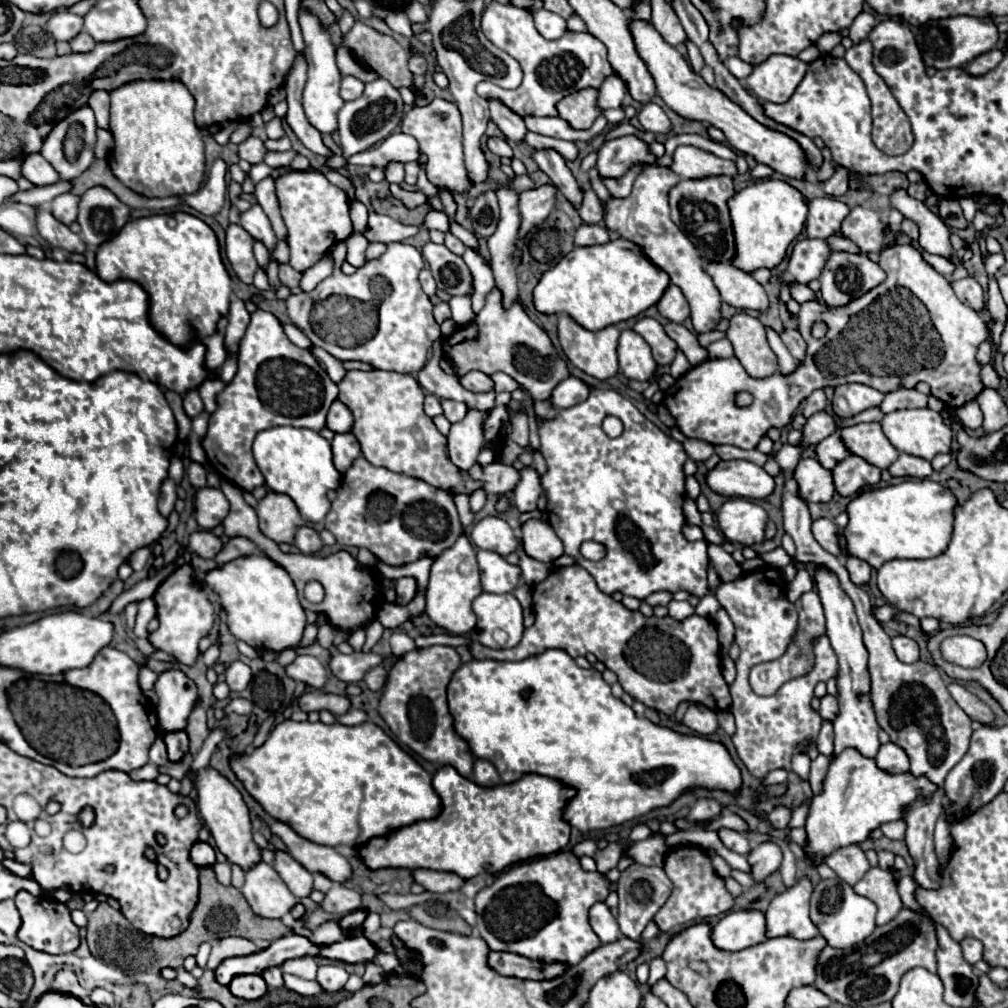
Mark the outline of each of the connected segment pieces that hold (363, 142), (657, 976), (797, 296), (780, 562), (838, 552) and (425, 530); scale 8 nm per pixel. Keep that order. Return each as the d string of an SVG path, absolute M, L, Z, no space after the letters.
M378 78L368 82L364 94L352 102L346 102L338 114L338 134L344 158L364 152L370 146L388 138L392 132L396 132L402 122L402 114L404 114L404 102L400 98L400 92L388 80Z
M658 956L658 958L654 958L652 962L650 962L650 978L648 978L648 984L652 986L652 984L656 984L658 980L662 980L666 976L666 964L664 964L664 960Z
M792 284L790 286L790 294L792 294L792 298L796 300L796 302L800 302L800 304L804 304L804 302L810 302L810 300L816 300L816 292L814 290L810 290L806 284Z
M776 548L772 552L758 552L758 558L764 560L768 566L778 568L778 570L782 570L784 566L788 566L792 562L792 558L782 548Z
M820 518L816 522L812 522L812 534L816 538L816 542L826 550L826 552L832 552L834 556L842 558L844 552L840 548L840 542L838 542L838 534L840 534L840 528L830 520L830 518Z
M364 456L356 458L346 470L342 486L330 492L330 500L332 508L324 518L324 526L336 536L338 544L368 548L380 562L390 566L404 566L424 556L436 558L464 534L448 492L420 478L372 466Z

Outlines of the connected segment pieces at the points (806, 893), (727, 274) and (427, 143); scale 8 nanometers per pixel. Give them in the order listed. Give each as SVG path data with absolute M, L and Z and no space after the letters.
M808 878L778 894L766 910L766 938L792 936L796 940L810 940L818 936L818 928L808 916L810 894L812 884Z
M708 264L706 272L712 276L722 300L740 310L768 310L768 294L764 288L746 272L730 264Z
M436 98L428 106L414 106L404 116L402 132L412 134L418 140L420 150L428 156L426 174L434 186L446 188L452 192L462 192L462 194L470 190L472 184L464 168L464 152L462 152L462 118L454 102Z

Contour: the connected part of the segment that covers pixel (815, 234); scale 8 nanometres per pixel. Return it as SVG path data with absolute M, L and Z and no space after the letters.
M814 198L808 204L808 220L806 234L808 238L830 238L842 236L840 224L848 216L850 208L836 198Z

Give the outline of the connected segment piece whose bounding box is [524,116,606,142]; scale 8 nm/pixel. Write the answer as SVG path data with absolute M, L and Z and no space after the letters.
M526 116L524 118L524 124L530 132L536 132L536 134L542 134L542 136L554 136L554 138L562 138L562 140L592 140L594 136L598 136L600 132L606 130L606 118L600 116L592 128L588 130L576 130L576 128L568 128L568 122L566 120L560 120L558 116L556 118L550 118L550 116Z

